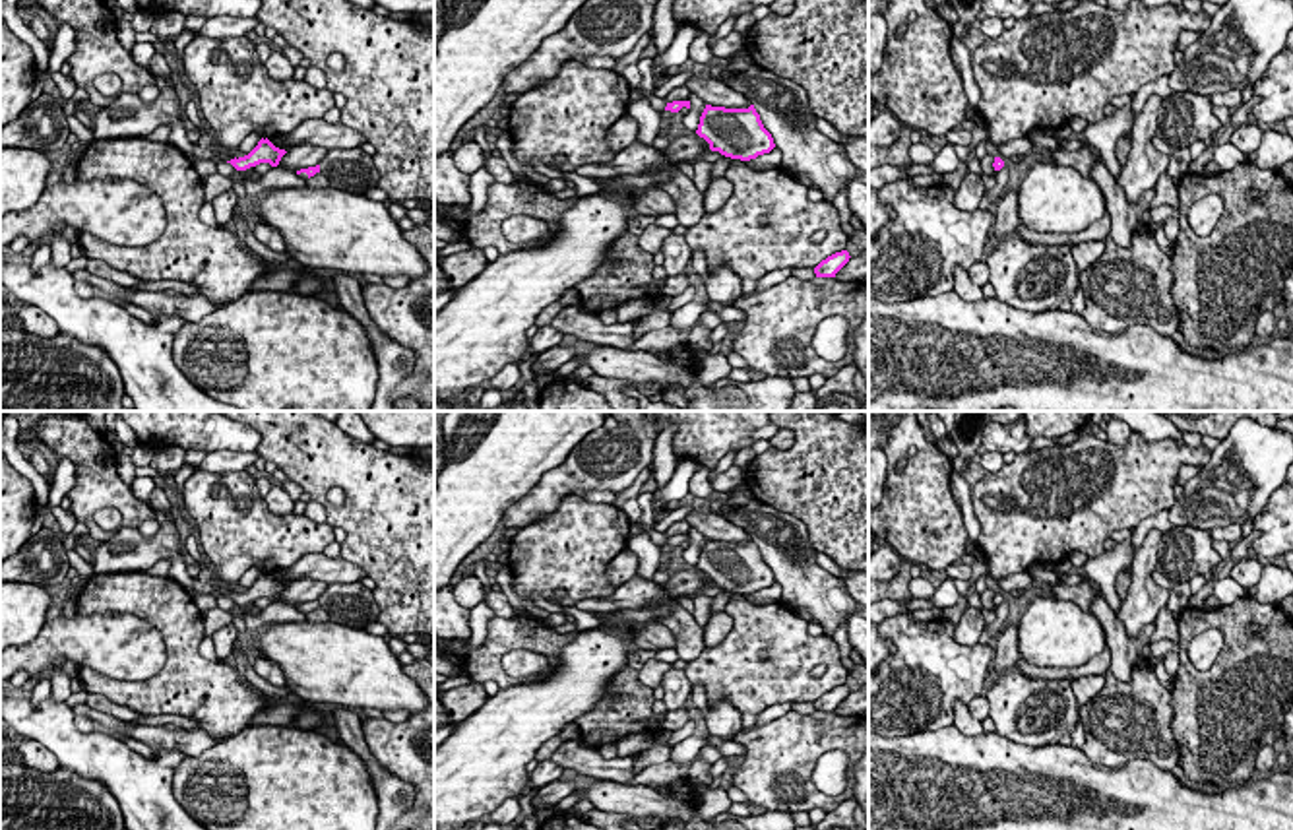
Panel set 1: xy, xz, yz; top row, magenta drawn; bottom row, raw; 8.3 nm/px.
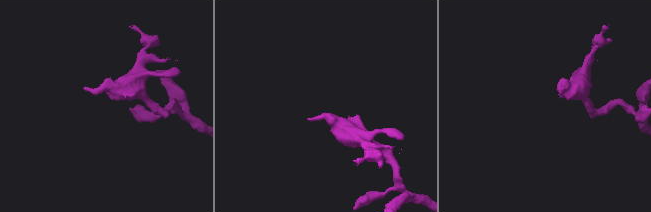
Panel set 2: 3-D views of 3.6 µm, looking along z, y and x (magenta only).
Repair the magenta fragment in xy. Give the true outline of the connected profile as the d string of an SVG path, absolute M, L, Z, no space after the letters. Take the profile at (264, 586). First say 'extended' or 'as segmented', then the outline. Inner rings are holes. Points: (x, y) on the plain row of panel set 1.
as segmented; M262 572L248 590L238 593L235 591L227 597L231 597L237 605L246 605L260 597L269 597L271 601L277 601L285 588L287 588L285 584L275 582L268 572L266 574Z

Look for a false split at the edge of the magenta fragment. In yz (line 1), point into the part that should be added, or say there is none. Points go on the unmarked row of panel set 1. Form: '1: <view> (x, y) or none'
1: none

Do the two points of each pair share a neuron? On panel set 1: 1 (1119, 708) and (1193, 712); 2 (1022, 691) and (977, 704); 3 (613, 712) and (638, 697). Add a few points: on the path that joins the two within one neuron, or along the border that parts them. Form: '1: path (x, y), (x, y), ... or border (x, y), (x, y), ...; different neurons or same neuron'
1: border (1169, 693), (1173, 708), (1171, 734), (1181, 755); different neurons
2: border (985, 697), (989, 714); different neurons
3: path (619, 712), (632, 701); same neuron

